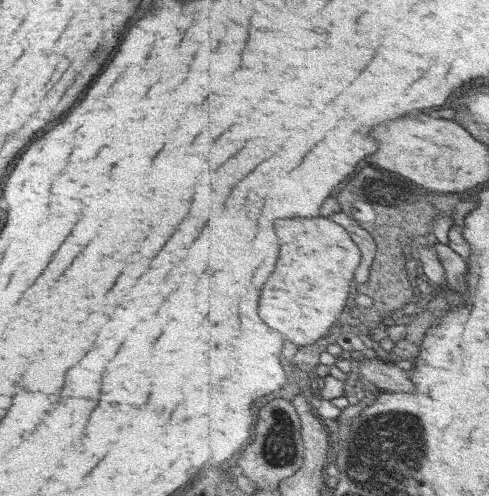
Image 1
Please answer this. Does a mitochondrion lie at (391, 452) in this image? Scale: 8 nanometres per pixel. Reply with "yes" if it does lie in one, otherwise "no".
yes

